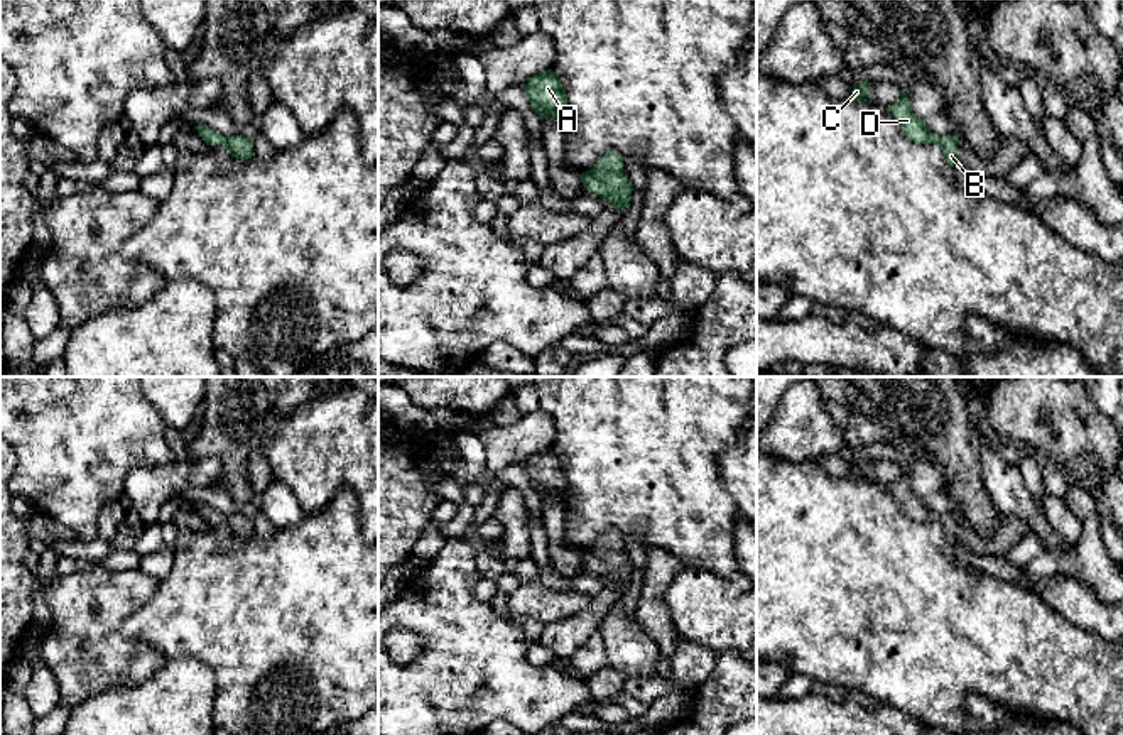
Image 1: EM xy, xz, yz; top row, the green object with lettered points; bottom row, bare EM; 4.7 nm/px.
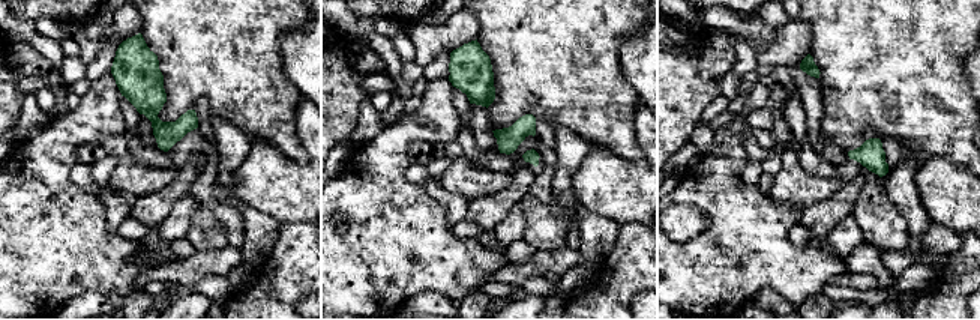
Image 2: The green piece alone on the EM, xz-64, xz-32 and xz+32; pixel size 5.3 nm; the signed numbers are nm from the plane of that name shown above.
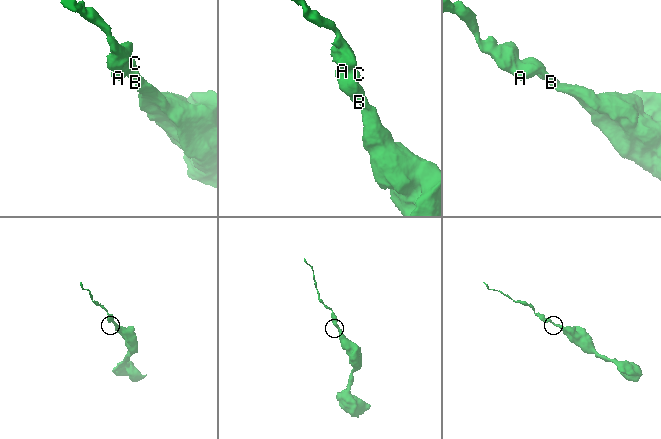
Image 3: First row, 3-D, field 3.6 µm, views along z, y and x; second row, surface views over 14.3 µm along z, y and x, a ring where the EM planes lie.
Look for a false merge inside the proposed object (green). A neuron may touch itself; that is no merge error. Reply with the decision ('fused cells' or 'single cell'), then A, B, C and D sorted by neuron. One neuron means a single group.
single cell; groups A B C D

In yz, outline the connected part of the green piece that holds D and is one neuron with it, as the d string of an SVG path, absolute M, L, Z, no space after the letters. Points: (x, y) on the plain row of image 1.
M903 468L902 475L887 488L893 493L893 497L910 519L917 522L939 522L951 546L961 542L958 536L958 515L956 514L939 515L934 510L930 510L925 504L925 498L917 497L914 493L910 476Z

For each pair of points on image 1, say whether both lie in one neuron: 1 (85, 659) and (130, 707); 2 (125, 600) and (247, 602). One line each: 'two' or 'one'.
1: two
2: two

